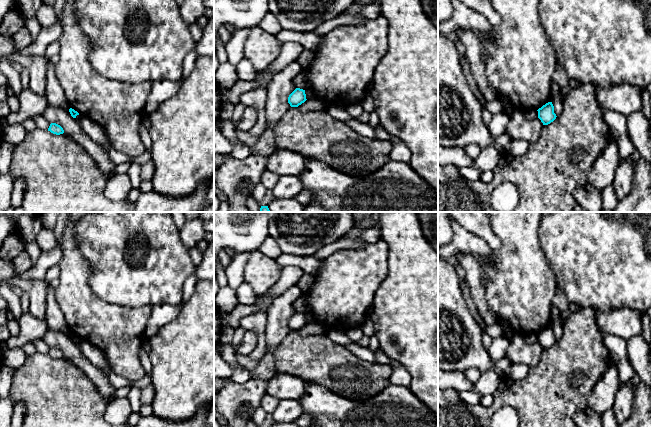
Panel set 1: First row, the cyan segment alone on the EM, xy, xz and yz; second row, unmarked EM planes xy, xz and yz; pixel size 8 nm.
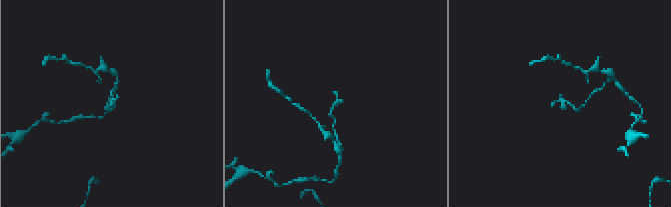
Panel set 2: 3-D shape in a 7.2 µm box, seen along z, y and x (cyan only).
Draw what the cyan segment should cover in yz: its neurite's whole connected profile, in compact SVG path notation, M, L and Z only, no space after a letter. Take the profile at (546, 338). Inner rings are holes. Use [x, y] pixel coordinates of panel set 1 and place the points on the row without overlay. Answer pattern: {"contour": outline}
{"contour": "M548 326L543 329L538 334L538 342L541 344L543 349L548 349L556 343L556 338L554 337L554 330L552 326Z"}

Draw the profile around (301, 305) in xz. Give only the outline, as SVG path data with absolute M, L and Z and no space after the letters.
M303 293L294 303L297 312L305 314L309 308L309 301L306 294Z

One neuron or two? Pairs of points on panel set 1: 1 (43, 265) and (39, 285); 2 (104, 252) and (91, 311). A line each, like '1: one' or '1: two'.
1: two
2: two

